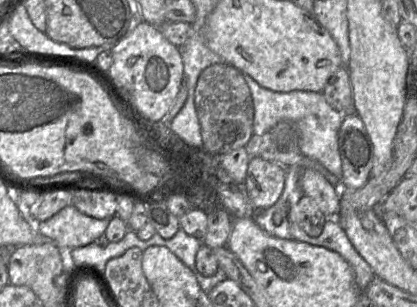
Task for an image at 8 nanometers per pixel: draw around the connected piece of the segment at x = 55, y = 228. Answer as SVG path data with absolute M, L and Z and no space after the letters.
M68 205L45 221L35 221L40 234L60 249L85 246L104 234L111 218L96 219Z

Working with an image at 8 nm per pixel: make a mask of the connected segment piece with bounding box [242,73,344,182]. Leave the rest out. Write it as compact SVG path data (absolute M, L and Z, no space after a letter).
M242 73L253 101L253 134L262 135L282 120L290 120L300 131L300 153L318 161L341 182L342 162L338 150L338 133L344 115L332 108L322 92L274 92L261 87L251 76Z

